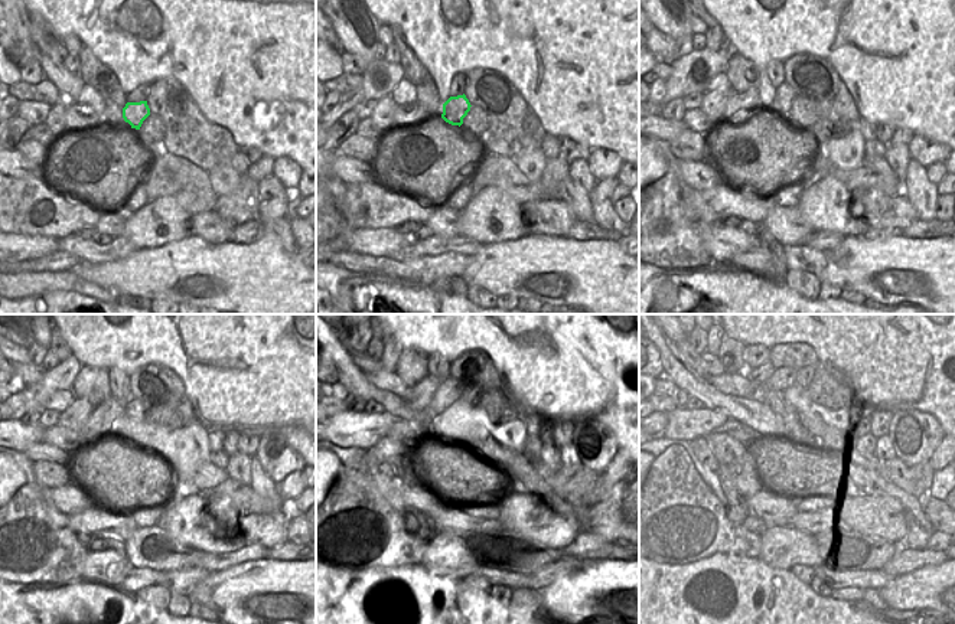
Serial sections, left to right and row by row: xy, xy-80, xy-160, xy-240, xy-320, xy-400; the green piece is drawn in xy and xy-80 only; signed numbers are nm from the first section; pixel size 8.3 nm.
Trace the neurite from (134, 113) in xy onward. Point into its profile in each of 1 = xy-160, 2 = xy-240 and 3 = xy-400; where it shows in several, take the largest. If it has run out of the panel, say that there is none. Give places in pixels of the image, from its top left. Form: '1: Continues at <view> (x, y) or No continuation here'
1: Continues at xy-160 (784, 94)
2: Continues at xy-240 (136, 409)
3: Continues at xy-400 (805, 373)

